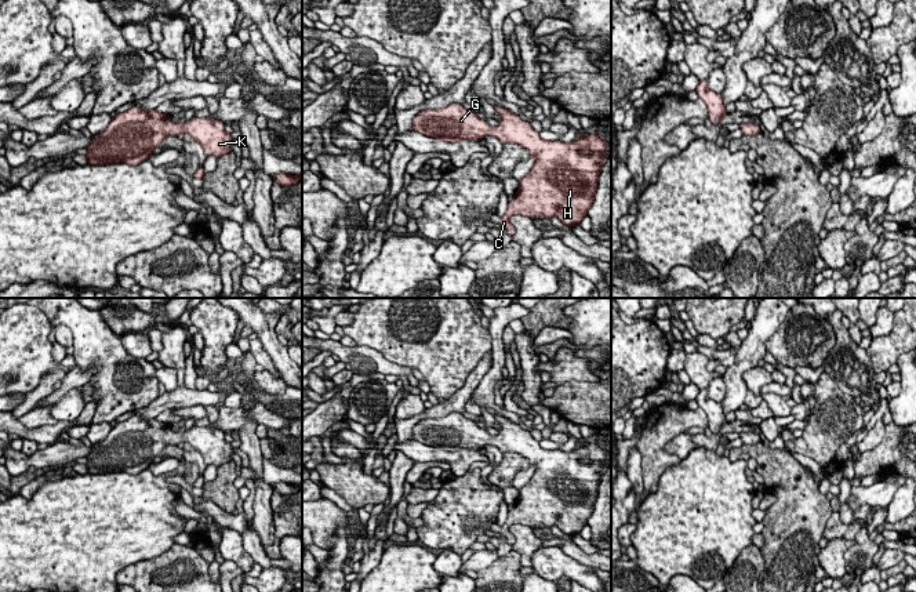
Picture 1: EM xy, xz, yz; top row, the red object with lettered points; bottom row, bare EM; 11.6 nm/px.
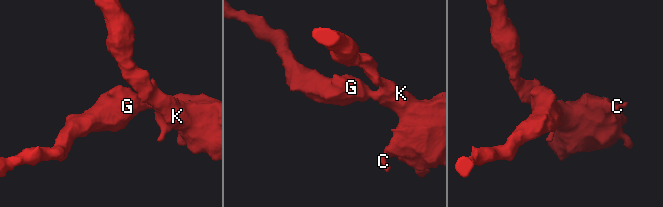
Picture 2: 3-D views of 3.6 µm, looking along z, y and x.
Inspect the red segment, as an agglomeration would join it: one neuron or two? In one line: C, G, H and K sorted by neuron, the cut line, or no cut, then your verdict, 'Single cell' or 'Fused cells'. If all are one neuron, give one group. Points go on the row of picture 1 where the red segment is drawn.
Groups: C G H K. No split. Single cell

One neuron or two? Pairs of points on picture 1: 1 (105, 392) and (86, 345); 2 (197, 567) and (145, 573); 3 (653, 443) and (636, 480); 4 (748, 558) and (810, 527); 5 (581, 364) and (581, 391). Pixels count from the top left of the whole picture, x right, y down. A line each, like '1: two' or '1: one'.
1: one
2: one
3: two
4: two
5: two

